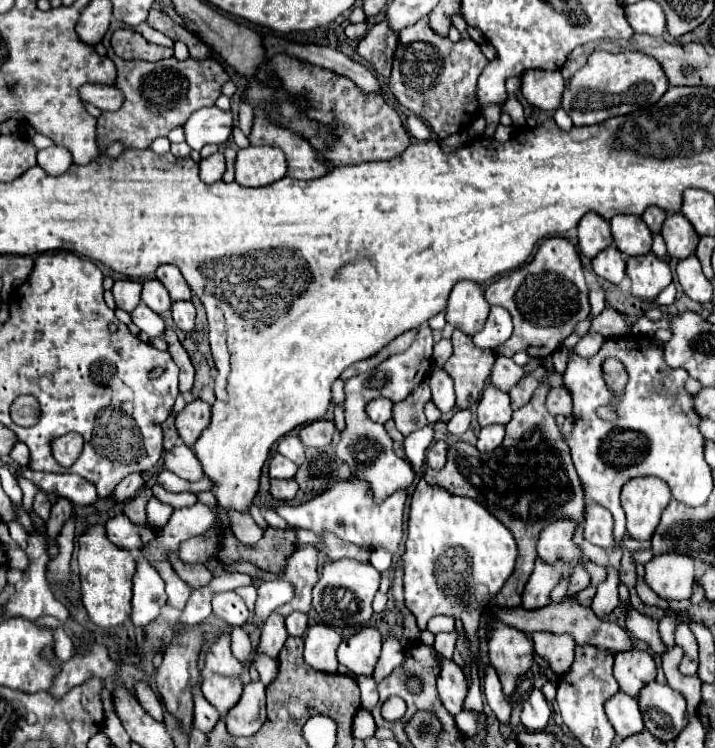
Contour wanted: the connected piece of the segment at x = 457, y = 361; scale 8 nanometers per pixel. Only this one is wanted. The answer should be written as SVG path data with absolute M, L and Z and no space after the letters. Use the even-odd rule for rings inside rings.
M454 330L452 344L454 354L444 364L444 370L454 380L456 408L468 408L480 398L480 392L486 386L486 380L494 366L496 354L494 350L476 348L472 344L472 338L460 330Z

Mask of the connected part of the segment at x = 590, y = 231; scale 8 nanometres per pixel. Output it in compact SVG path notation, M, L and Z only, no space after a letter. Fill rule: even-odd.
M588 212L578 224L578 246L580 252L588 258L594 258L600 250L612 246L610 224L602 220L600 214Z

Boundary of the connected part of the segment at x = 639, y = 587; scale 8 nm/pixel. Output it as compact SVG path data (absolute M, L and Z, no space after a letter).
M636 584L636 592L638 592L640 600L642 600L644 604L648 604L648 606L660 606L660 604L662 604L662 600L660 600L646 584Z

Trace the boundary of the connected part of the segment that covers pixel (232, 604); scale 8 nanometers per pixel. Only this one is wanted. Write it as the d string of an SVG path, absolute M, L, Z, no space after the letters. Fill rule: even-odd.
M236 592L216 594L212 600L212 606L214 606L214 614L224 618L232 626L244 626L250 618L246 604L242 602L242 598Z

